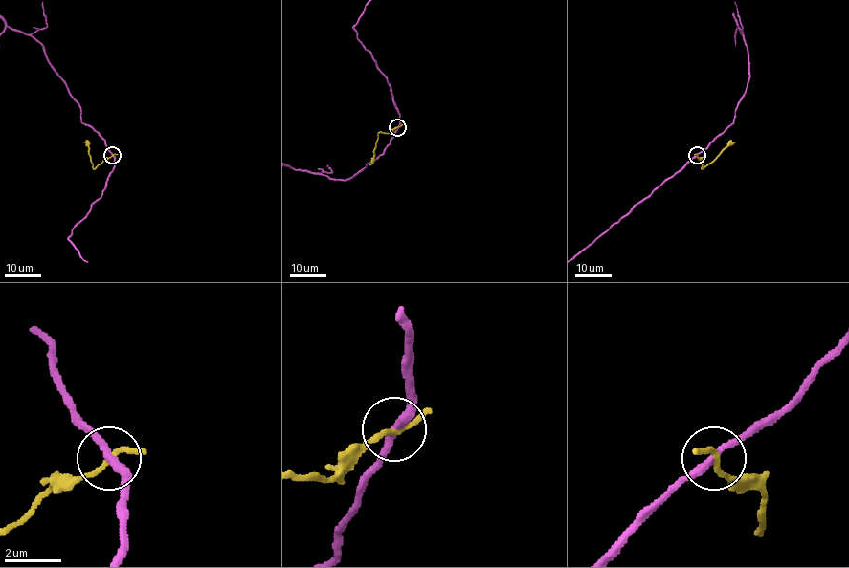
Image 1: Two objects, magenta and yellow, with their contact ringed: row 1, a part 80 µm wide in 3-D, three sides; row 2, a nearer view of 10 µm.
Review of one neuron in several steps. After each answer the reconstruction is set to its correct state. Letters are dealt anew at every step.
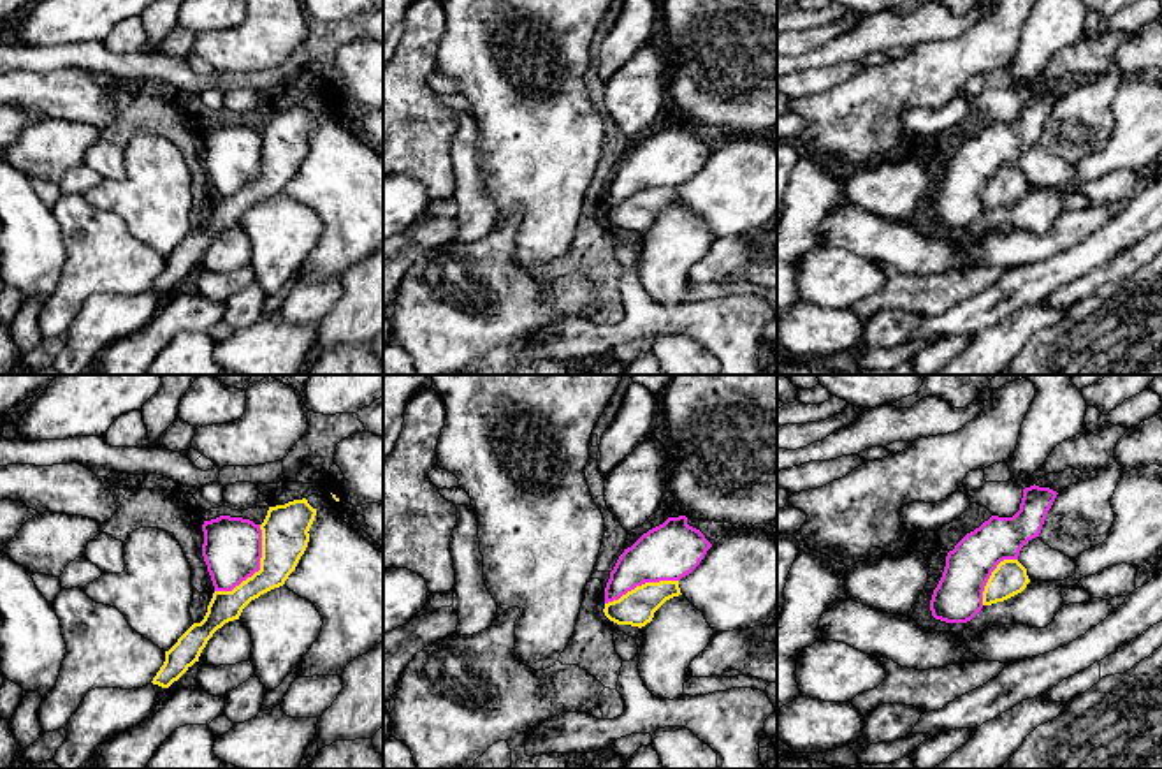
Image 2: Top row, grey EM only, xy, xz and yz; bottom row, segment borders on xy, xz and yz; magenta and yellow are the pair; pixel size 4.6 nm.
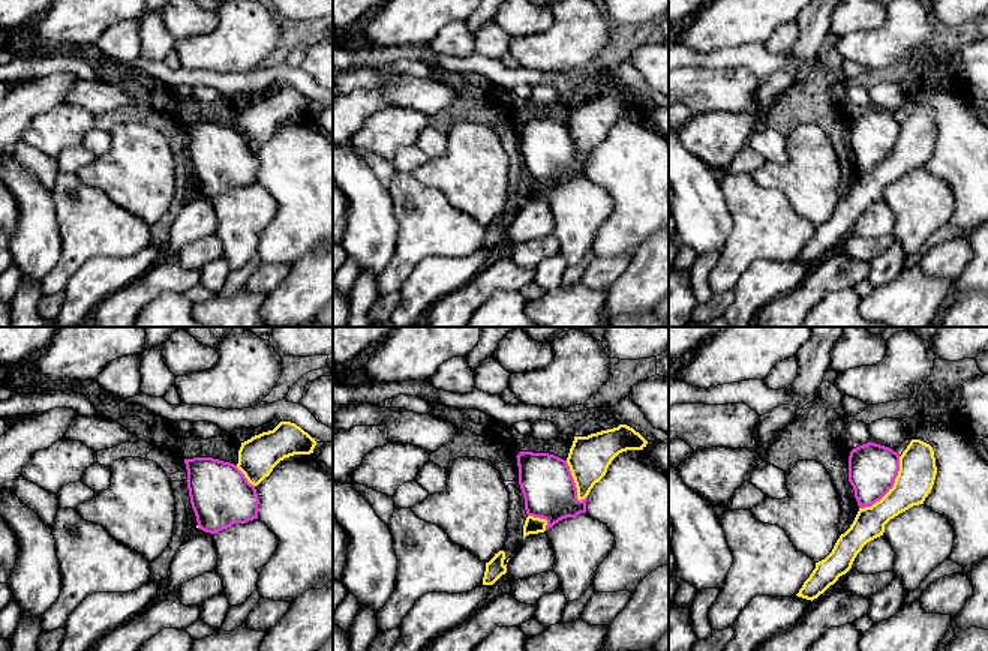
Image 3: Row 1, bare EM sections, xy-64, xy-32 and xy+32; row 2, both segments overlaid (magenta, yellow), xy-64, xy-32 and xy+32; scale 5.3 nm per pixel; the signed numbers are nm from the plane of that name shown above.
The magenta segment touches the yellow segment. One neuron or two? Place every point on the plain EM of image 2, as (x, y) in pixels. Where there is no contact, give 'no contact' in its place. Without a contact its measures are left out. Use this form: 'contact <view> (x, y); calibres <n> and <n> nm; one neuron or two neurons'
contact xy (259, 175); calibres 280 and 220 nm; two neurons

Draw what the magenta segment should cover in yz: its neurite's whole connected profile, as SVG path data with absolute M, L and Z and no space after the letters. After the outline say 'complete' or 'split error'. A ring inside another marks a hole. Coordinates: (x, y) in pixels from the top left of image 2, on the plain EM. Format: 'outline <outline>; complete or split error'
outline M1035 90L1025 93L1013 123L991 121L967 139L946 162L930 206L932 222L946 229L970 227L983 215L983 197L991 178L1004 165L1018 165L1021 153L1039 143L1057 100Z; complete

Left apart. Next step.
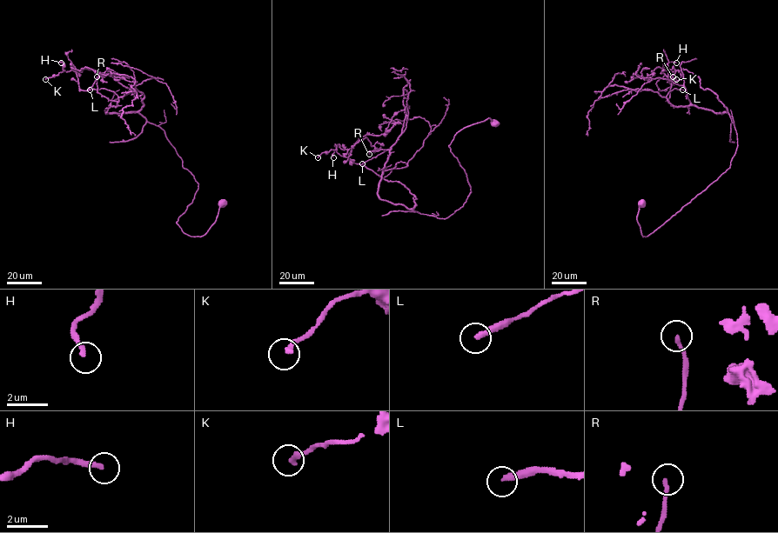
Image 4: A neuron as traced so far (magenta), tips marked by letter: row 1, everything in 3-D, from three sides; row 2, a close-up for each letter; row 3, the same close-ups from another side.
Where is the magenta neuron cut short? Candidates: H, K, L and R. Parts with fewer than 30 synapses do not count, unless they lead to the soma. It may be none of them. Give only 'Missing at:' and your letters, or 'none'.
Missing at: H

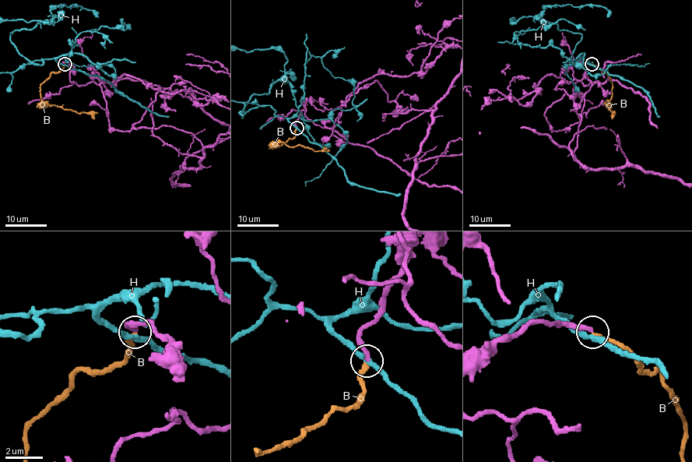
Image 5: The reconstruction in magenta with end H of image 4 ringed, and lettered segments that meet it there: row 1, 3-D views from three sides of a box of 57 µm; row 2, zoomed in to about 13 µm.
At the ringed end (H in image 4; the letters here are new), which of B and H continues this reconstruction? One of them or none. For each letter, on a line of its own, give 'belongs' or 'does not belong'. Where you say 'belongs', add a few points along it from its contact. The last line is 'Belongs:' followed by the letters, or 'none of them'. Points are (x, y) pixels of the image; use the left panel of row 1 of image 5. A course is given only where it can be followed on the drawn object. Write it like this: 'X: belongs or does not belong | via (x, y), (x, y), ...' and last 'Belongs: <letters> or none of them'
B: belongs | via (64, 64), (60, 72), (52, 72), (42, 83), (40, 98), (48, 105), (89, 113), (94, 119)
H: does not belong
Belongs: B

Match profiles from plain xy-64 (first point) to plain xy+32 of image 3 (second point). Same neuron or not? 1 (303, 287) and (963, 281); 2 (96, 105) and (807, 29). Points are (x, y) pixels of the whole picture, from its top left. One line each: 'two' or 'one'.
1: one
2: two

